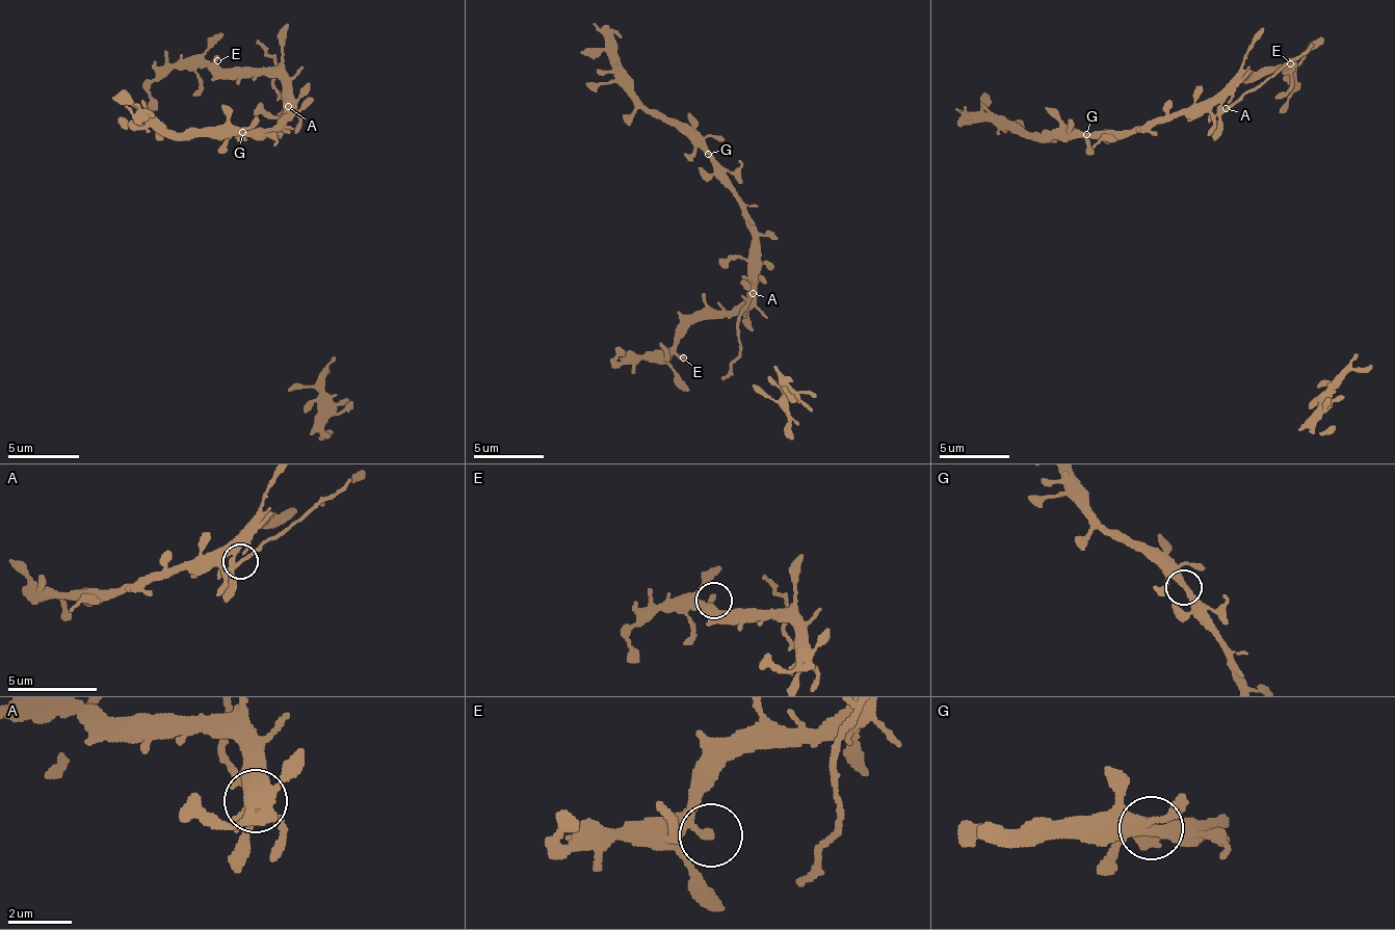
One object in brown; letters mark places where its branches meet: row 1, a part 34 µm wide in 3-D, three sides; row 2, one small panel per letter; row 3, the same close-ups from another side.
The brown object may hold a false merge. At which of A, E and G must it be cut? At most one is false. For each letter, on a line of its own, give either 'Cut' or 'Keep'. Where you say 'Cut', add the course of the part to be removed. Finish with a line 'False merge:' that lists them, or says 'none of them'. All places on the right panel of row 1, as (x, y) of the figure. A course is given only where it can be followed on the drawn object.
A: Cut. Course of the part to remove: (1227, 109), (1311, 43)
E: Keep
G: Keep
False merge: A

